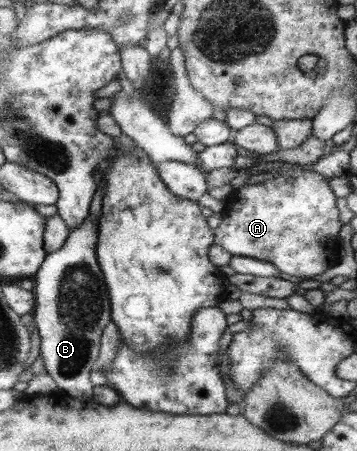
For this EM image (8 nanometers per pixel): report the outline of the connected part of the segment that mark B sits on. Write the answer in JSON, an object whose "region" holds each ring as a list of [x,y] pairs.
{"region":[[[86,218],[79,226],[71,228],[60,250],[45,256],[38,272],[32,277],[35,305],[32,316],[40,335],[40,356],[47,373],[54,379],[59,391],[75,401],[92,401],[94,384],[90,381],[92,370],[99,370],[96,359],[100,353],[102,331],[111,320],[109,294],[102,269],[96,256],[98,221]]]}

